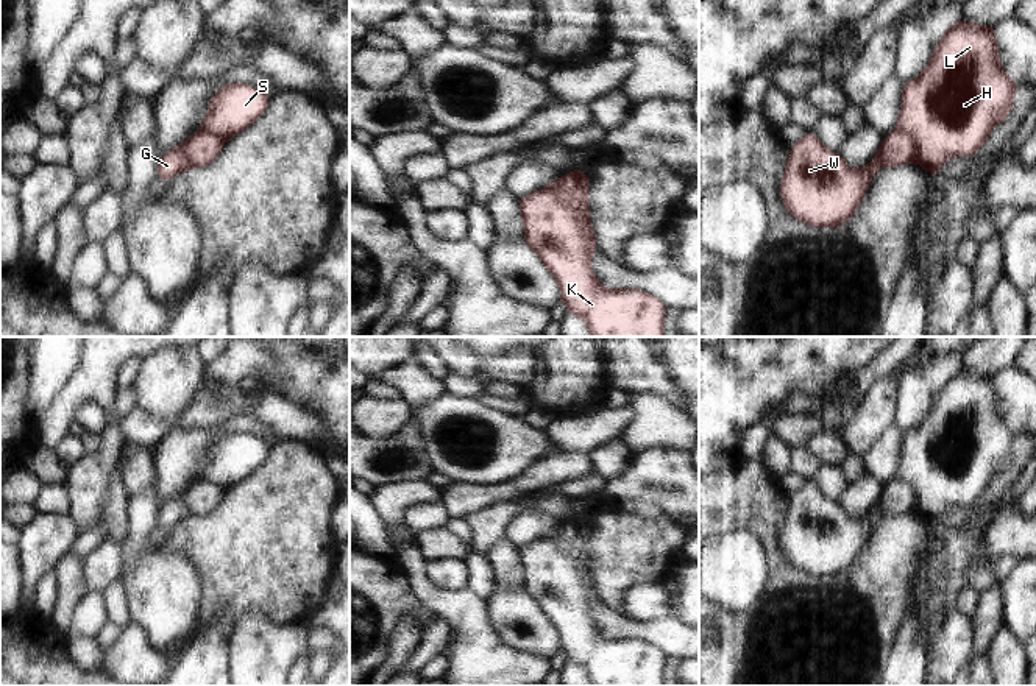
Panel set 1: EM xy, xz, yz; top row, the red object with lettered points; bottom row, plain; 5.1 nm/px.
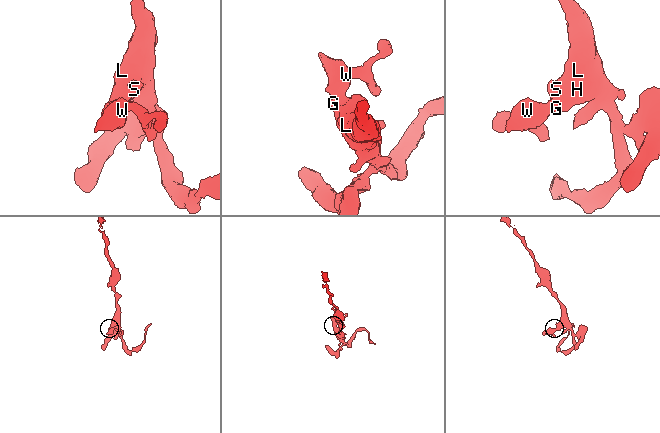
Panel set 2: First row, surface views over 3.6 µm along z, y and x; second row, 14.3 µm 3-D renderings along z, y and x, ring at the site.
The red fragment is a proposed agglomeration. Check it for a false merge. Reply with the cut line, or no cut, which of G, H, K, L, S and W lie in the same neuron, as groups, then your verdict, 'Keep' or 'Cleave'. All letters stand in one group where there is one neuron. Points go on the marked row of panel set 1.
Split along yz (896, 128), (915, 144), (915, 161). Groups: G H K L S / W. Cleave.

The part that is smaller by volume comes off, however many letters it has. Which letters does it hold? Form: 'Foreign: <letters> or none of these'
Foreign: W

